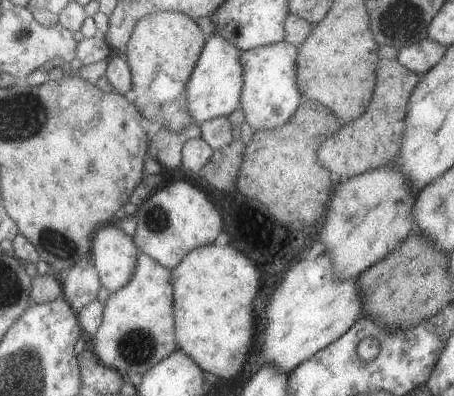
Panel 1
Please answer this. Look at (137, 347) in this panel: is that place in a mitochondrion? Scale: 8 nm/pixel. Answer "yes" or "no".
yes

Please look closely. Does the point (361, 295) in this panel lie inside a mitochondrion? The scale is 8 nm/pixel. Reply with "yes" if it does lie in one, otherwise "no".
no

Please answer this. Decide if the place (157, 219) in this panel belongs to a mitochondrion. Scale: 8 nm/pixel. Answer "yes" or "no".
yes

